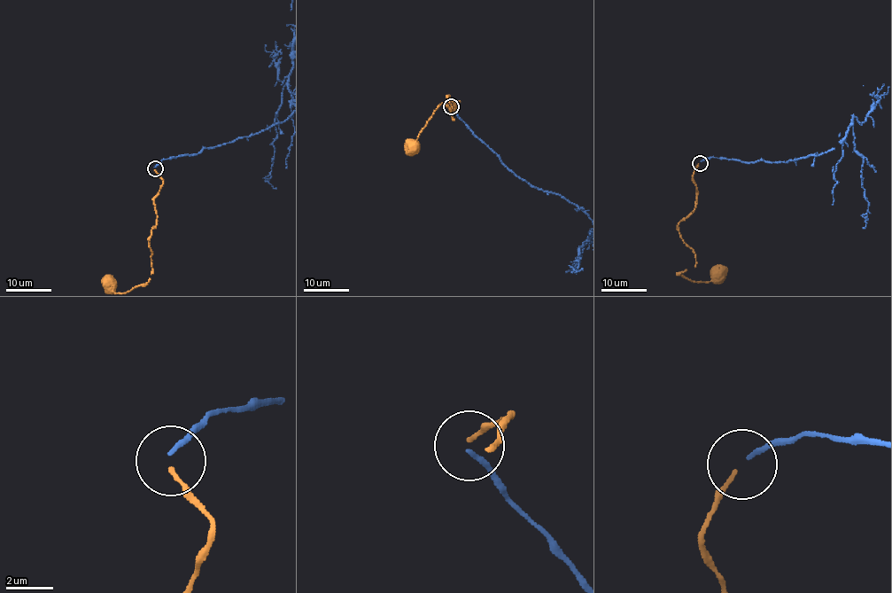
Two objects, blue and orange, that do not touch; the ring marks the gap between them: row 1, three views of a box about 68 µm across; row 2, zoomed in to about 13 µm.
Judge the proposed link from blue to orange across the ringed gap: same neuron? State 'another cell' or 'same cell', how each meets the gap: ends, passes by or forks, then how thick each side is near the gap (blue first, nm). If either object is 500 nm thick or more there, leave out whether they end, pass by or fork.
same cell; blue ends; orange ends; calibres 200 and 180 nm

